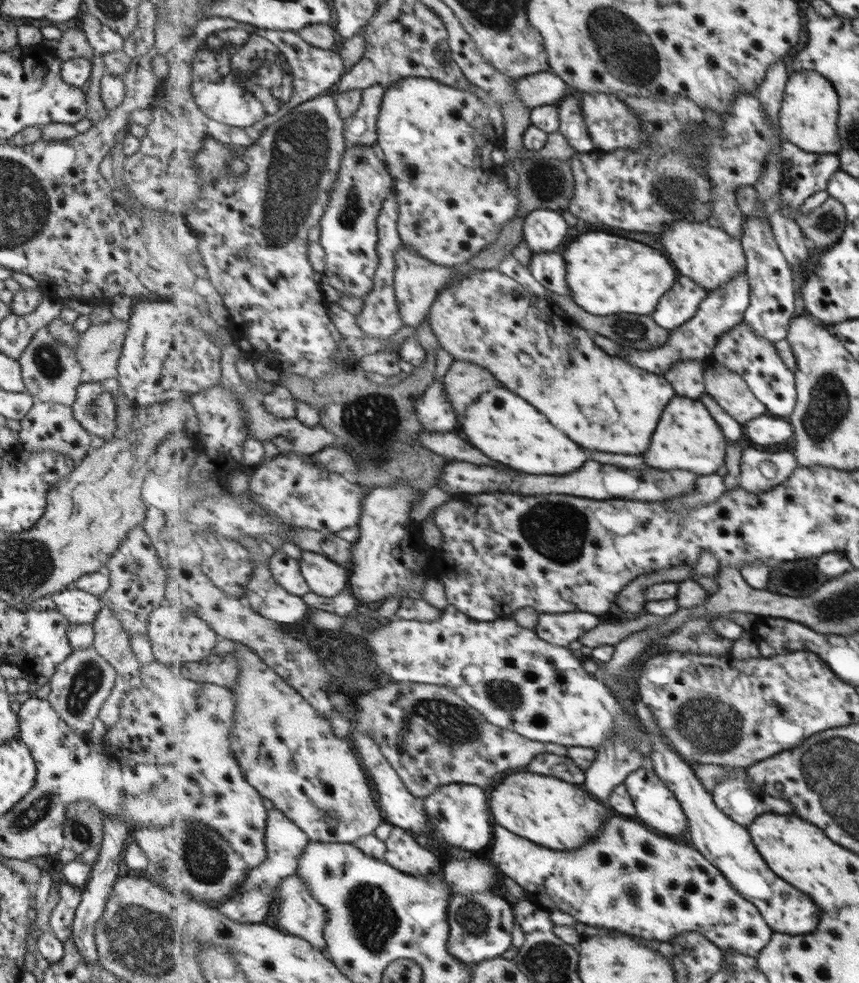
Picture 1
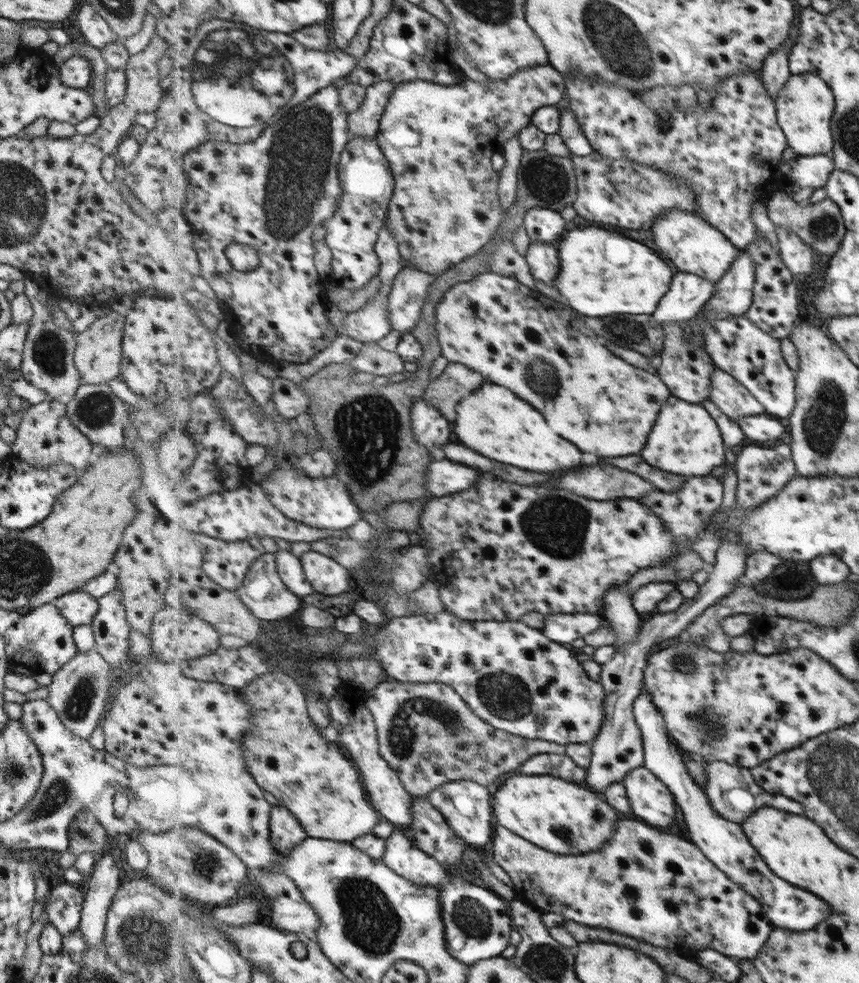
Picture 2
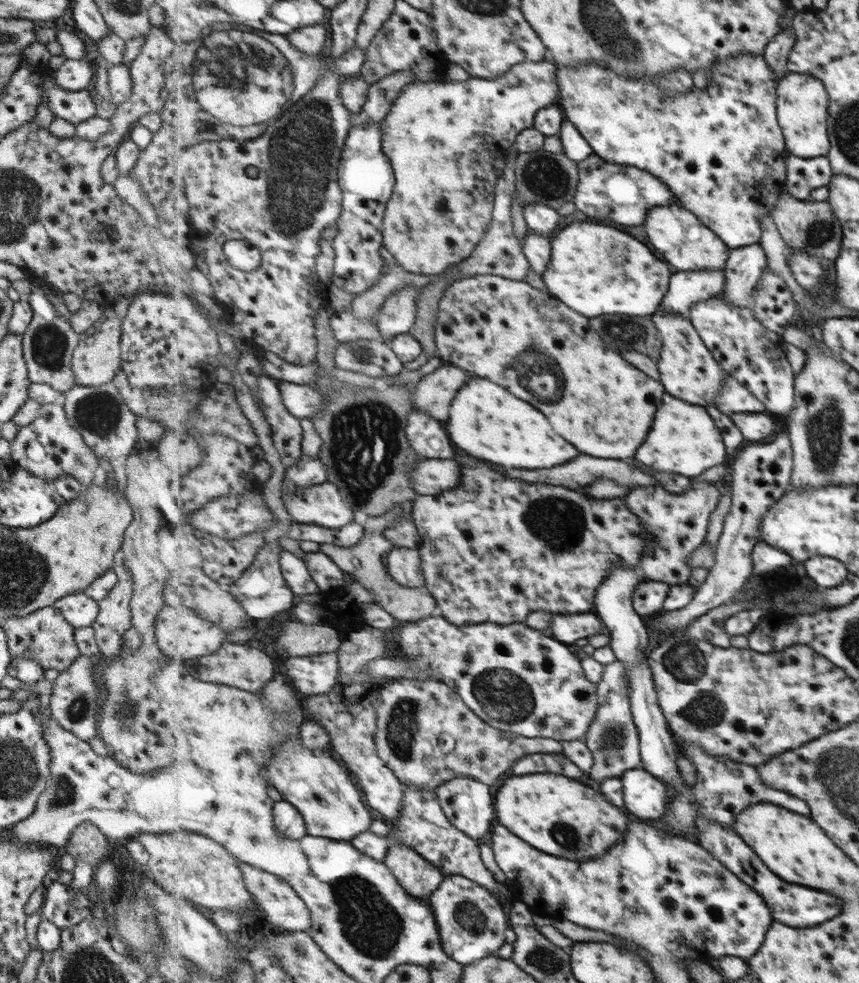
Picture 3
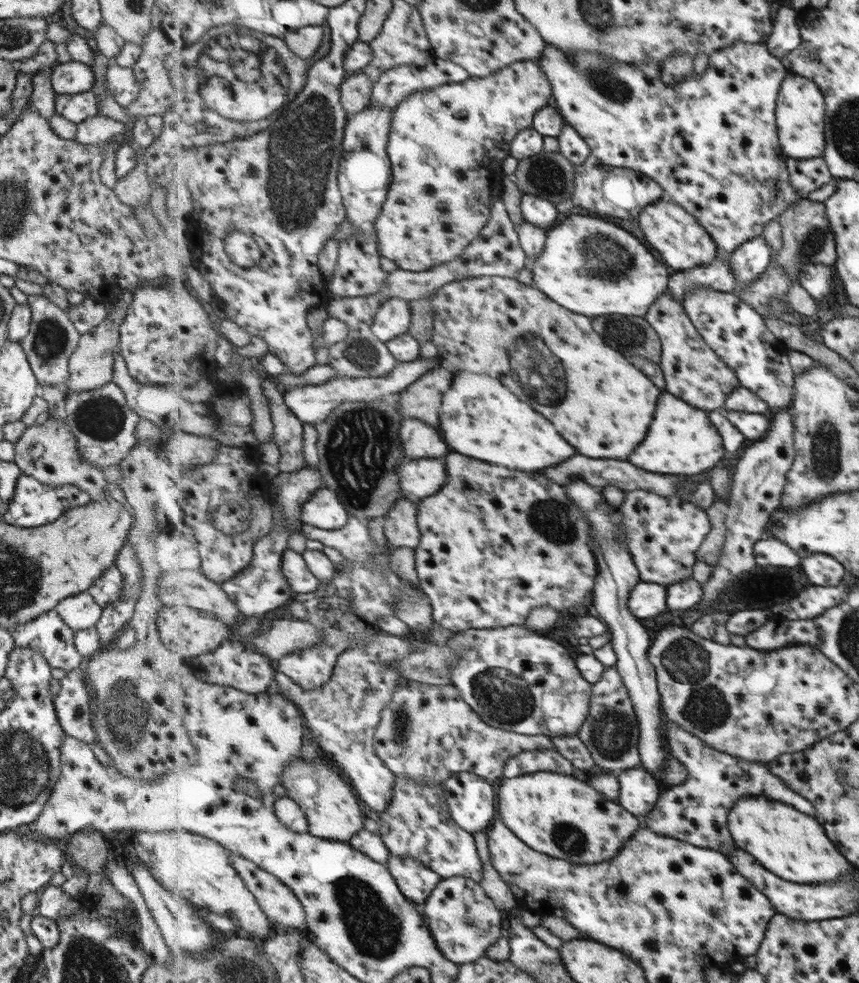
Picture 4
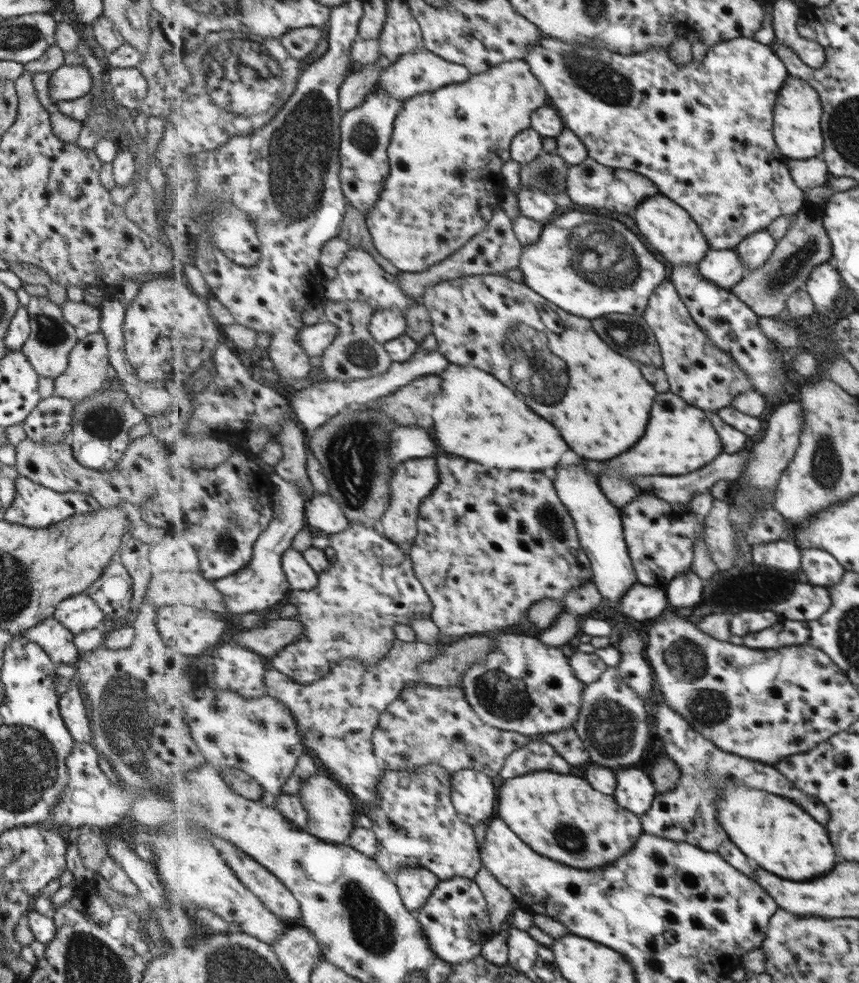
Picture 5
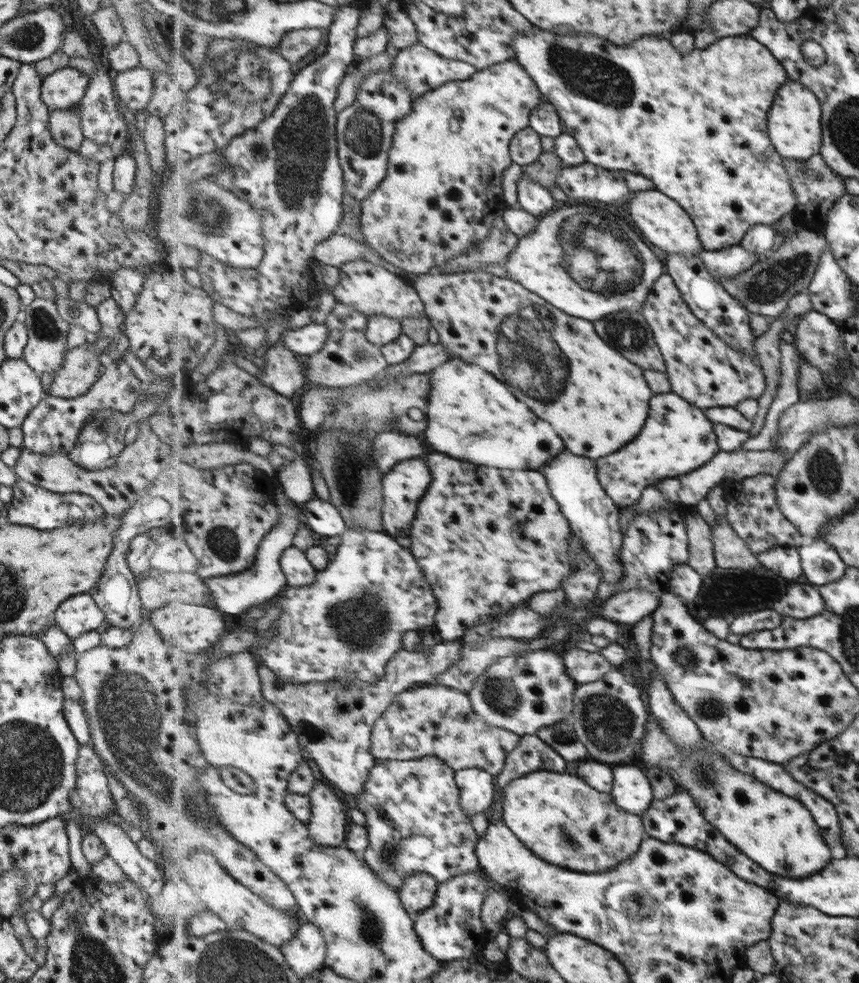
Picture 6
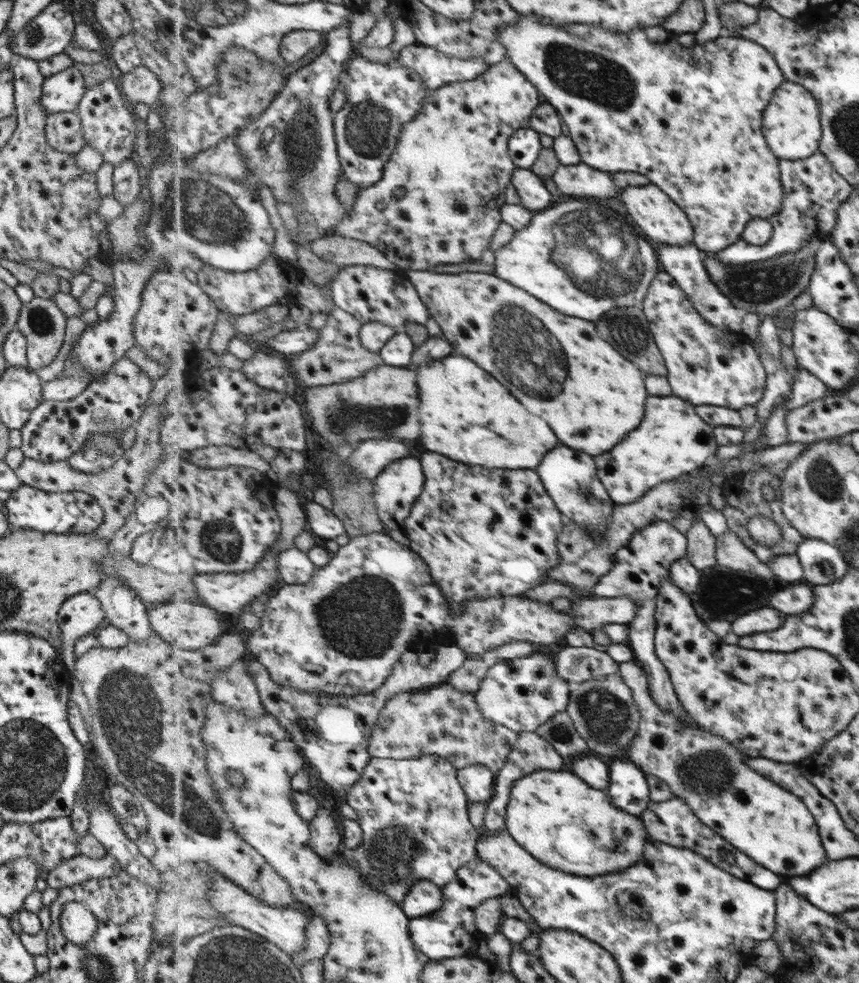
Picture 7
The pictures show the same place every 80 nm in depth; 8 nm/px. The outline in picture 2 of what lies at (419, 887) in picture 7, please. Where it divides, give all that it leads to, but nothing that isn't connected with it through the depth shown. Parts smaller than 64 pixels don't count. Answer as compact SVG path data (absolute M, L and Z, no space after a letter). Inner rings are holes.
M397 827L386 841L383 859L396 873L407 877L416 885L440 888L437 884L449 875L449 871L440 860L417 847L405 829Z

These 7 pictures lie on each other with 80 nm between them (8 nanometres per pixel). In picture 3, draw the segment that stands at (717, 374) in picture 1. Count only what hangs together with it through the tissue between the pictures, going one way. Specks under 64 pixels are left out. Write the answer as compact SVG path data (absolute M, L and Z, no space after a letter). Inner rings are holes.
M731 375L724 380L724 387L721 387L719 402L716 405L721 409L721 412L730 416L738 412L768 412L765 404Z

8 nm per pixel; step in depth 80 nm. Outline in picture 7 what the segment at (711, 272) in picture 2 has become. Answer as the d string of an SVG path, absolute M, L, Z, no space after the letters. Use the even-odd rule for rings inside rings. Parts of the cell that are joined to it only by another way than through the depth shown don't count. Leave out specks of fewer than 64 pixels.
M651 183L649 186L628 186L622 190L619 198L627 206L633 220L651 240L671 246L687 246L694 242L695 228L688 213L657 185Z

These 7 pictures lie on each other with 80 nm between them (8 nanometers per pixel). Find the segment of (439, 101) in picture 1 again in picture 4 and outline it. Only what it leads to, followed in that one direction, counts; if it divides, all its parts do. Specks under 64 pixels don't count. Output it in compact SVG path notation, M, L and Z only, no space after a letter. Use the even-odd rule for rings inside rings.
M521 61L511 64L491 76L485 78L469 77L469 80L457 84L443 84L437 88L427 88L411 94L406 100L399 103L394 109L392 118L392 129L389 133L388 154L392 162L394 179L388 194L388 199L384 204L384 211L376 222L378 237L380 238L380 253L382 256L392 260L397 268L410 270L411 272L421 272L431 270L440 264L451 262L459 258L463 251L475 240L481 231L487 226L491 218L492 206L496 200L501 197L501 179L507 176L501 170L503 160L507 156L512 156L512 142L523 129L533 126L535 116L543 107L553 104L553 88L551 82L547 80L548 76L537 61Z

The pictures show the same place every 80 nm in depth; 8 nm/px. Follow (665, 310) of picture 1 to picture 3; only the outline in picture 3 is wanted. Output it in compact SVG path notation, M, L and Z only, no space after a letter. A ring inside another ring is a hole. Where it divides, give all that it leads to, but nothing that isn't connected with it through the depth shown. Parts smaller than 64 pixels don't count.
M724 269L675 271L670 280L668 295L660 308L689 316L694 304L721 295L725 285Z

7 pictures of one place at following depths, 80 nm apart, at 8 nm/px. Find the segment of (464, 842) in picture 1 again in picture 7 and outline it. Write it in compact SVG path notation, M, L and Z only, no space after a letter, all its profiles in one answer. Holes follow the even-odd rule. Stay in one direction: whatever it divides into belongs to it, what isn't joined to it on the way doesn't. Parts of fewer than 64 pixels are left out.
M474 764L460 769L459 779L469 802L487 802L496 792L495 774L487 765Z

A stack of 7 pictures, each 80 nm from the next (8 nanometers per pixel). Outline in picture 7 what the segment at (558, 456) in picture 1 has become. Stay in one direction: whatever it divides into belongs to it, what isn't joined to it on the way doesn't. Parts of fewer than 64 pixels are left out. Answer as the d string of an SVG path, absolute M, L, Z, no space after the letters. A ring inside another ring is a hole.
M452 353L445 358L422 364L417 372L421 397L421 434L417 442L424 451L439 452L468 465L519 470L536 469L545 455L559 446L559 438L547 420L531 414L499 380L495 380L469 357Z

